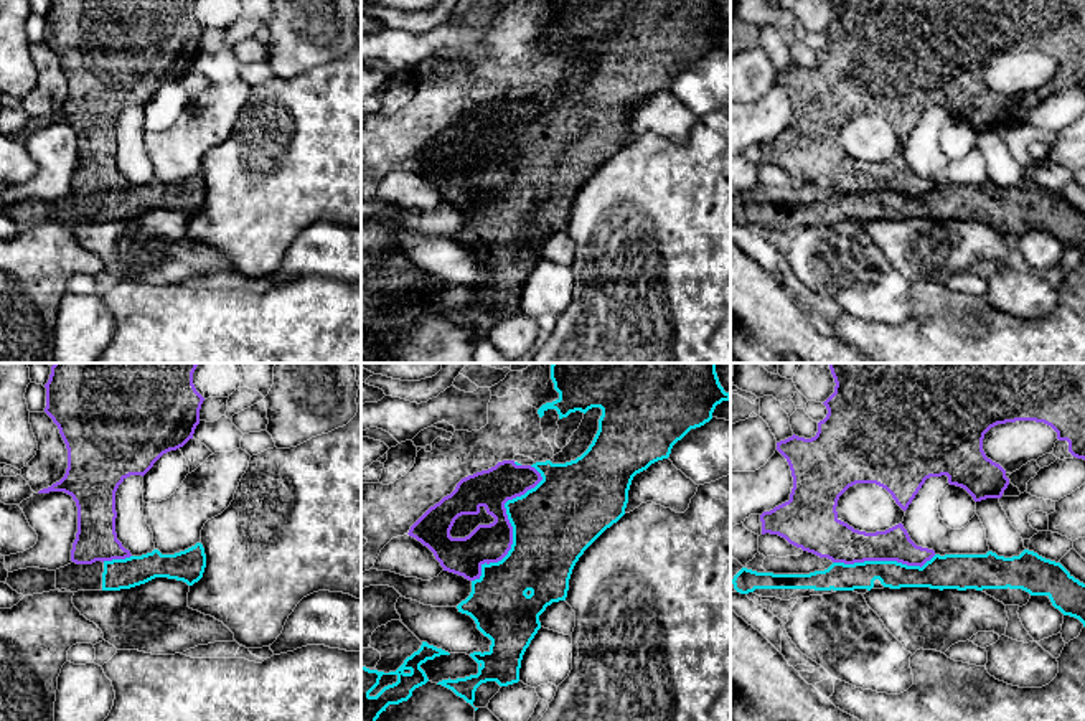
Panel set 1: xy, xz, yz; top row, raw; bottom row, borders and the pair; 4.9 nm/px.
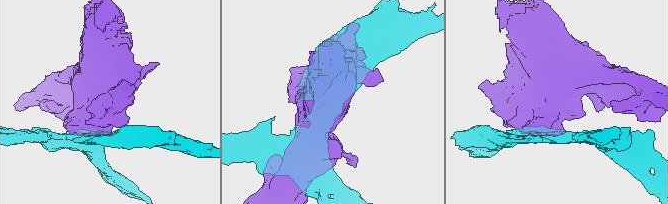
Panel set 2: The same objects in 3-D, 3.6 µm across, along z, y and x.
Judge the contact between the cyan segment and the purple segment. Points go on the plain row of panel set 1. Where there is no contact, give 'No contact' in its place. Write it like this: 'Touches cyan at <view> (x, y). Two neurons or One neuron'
Touches cyan at xz (511, 155). Two neurons

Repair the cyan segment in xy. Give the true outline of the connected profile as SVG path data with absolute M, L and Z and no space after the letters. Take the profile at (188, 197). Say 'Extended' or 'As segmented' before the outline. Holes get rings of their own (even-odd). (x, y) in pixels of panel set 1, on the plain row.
Extended. M201 173L175 183L162 185L158 180L125 190L96 191L92 195L71 193L56 201L26 198L8 203L7 213L23 226L49 221L120 221L145 214L155 208L168 208L193 216L203 208L206 185Z

